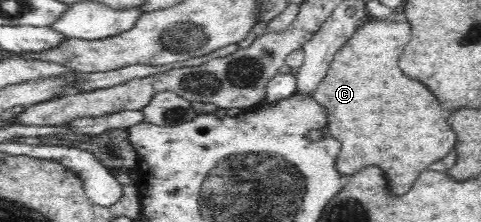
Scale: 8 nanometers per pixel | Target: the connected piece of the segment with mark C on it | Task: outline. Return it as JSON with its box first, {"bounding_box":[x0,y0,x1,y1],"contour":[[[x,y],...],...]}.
{"bounding_box":[312,18,456,196],"contour":[[[372,18],[365,20],[365,22],[356,28],[356,32],[350,37],[350,40],[334,55],[327,75],[322,79],[322,82],[312,94],[314,100],[328,110],[328,126],[326,126],[326,128],[328,128],[328,136],[332,136],[332,138],[336,138],[336,140],[342,142],[342,150],[340,150],[340,156],[338,156],[338,162],[336,162],[338,172],[342,172],[342,174],[354,174],[354,172],[360,172],[364,166],[380,166],[380,168],[386,172],[386,180],[388,180],[390,190],[392,190],[394,194],[398,194],[398,196],[406,194],[406,192],[412,188],[412,184],[416,182],[416,178],[420,176],[420,172],[426,170],[432,162],[438,162],[438,160],[442,160],[444,156],[448,156],[448,154],[454,150],[454,144],[456,144],[456,134],[454,134],[454,130],[450,128],[450,124],[446,122],[446,118],[444,118],[444,114],[442,114],[442,108],[440,108],[440,102],[436,100],[436,96],[434,96],[422,82],[406,78],[406,76],[400,72],[400,68],[398,68],[398,60],[400,60],[400,56],[402,56],[404,46],[410,42],[411,34],[412,27],[408,21],[399,22],[394,21],[392,18]]]}

